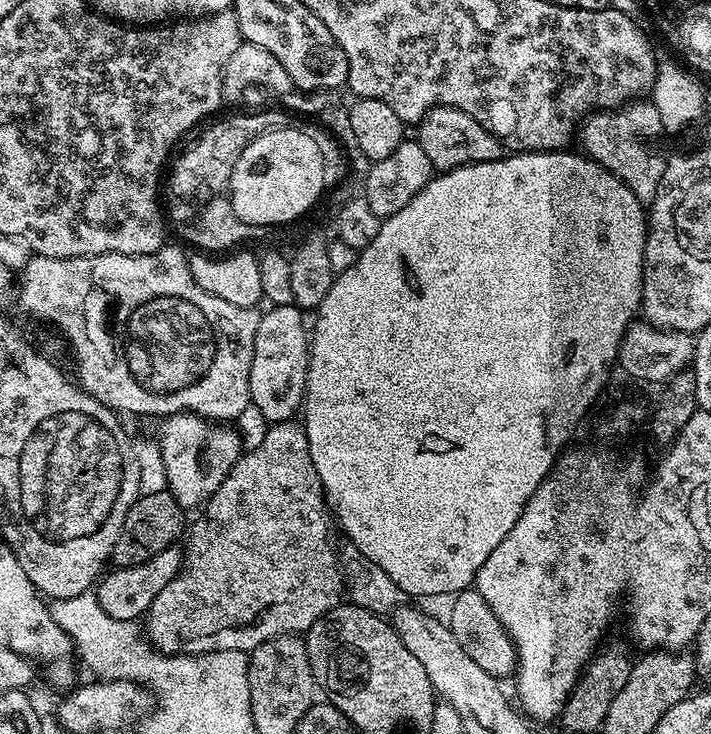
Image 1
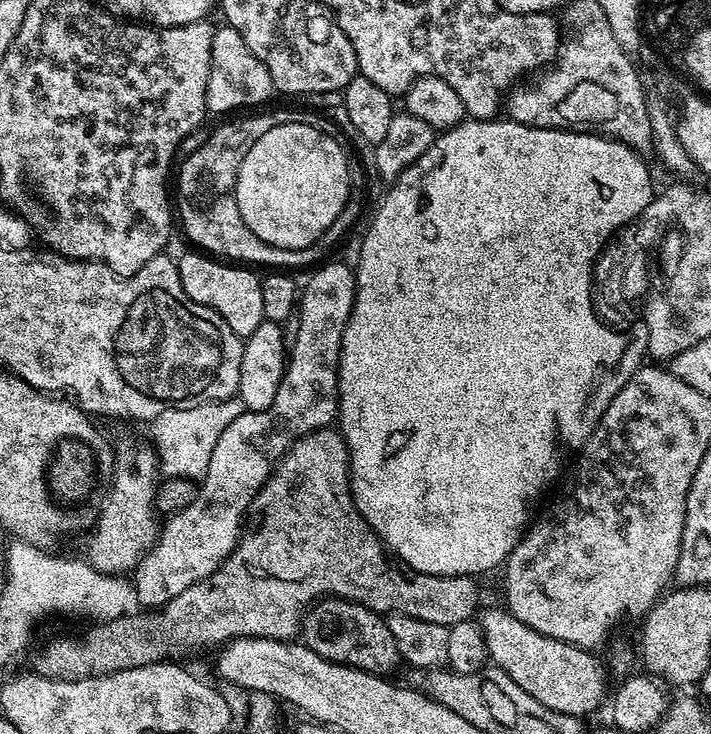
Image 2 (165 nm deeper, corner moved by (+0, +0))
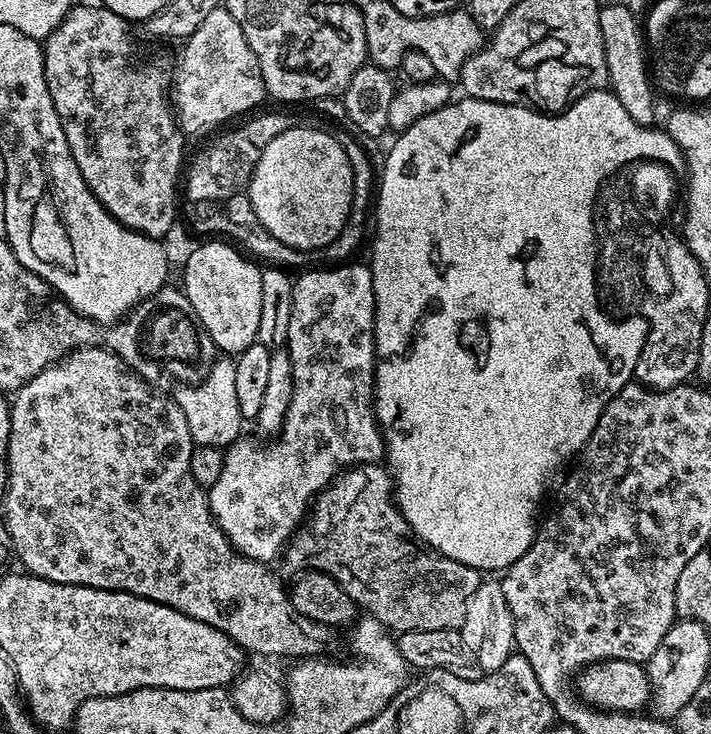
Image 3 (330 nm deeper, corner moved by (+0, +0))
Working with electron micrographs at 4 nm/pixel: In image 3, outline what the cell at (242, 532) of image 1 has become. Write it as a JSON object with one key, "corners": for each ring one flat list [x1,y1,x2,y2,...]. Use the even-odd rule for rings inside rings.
{"corners":[[361,464,341,471,340,475,327,488,323,488,316,496,316,499,312,501,306,519,296,529,292,539,288,541,282,553,283,560,285,566,292,571,292,574,299,574,305,569,325,572,327,576,334,578,334,582,338,582,338,586,342,586,342,590,346,590,346,594,356,604,357,609,363,610,367,615,375,618,379,624,384,625,385,628,396,634,409,632,410,630,450,630,451,628,459,630,463,626,463,619,466,618,466,604,482,581,482,573,479,568,471,568,462,562,454,562,454,558,446,558,446,554,427,547,417,540,416,535,412,533,411,526,406,522,406,518,396,506,394,485,389,469,380,464]]}

